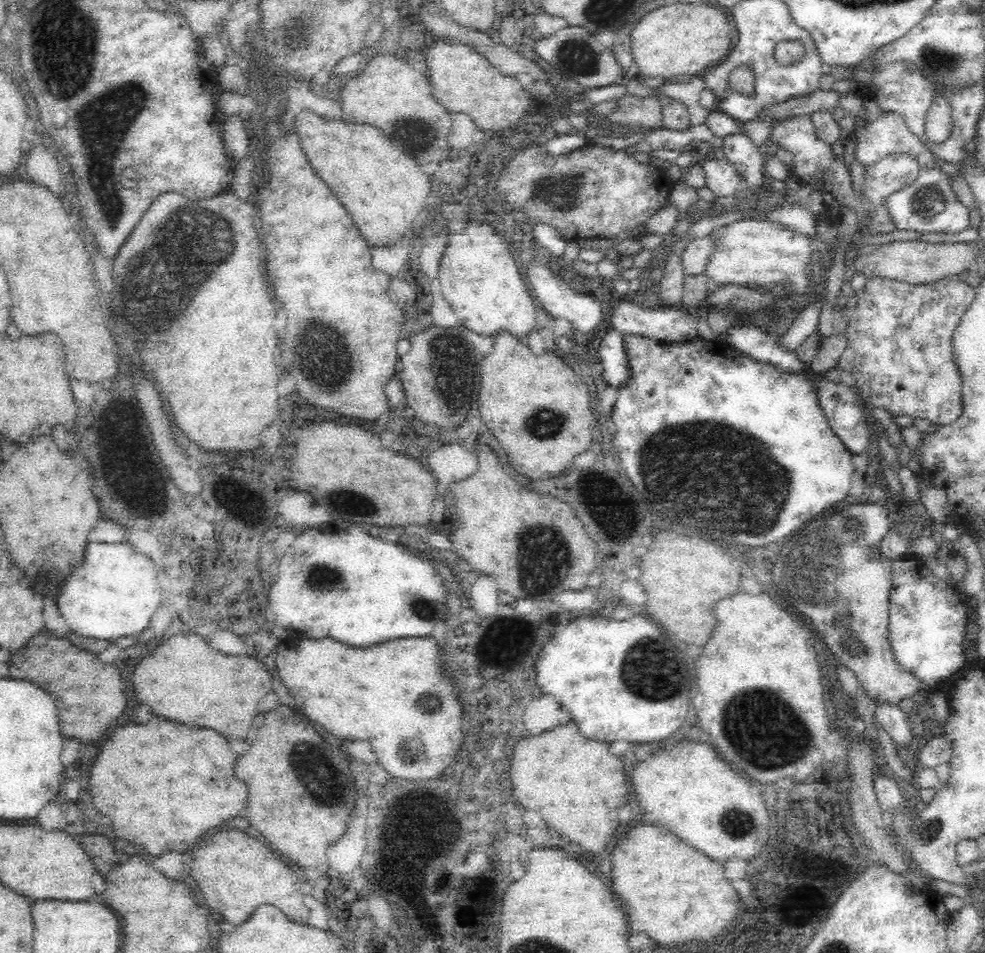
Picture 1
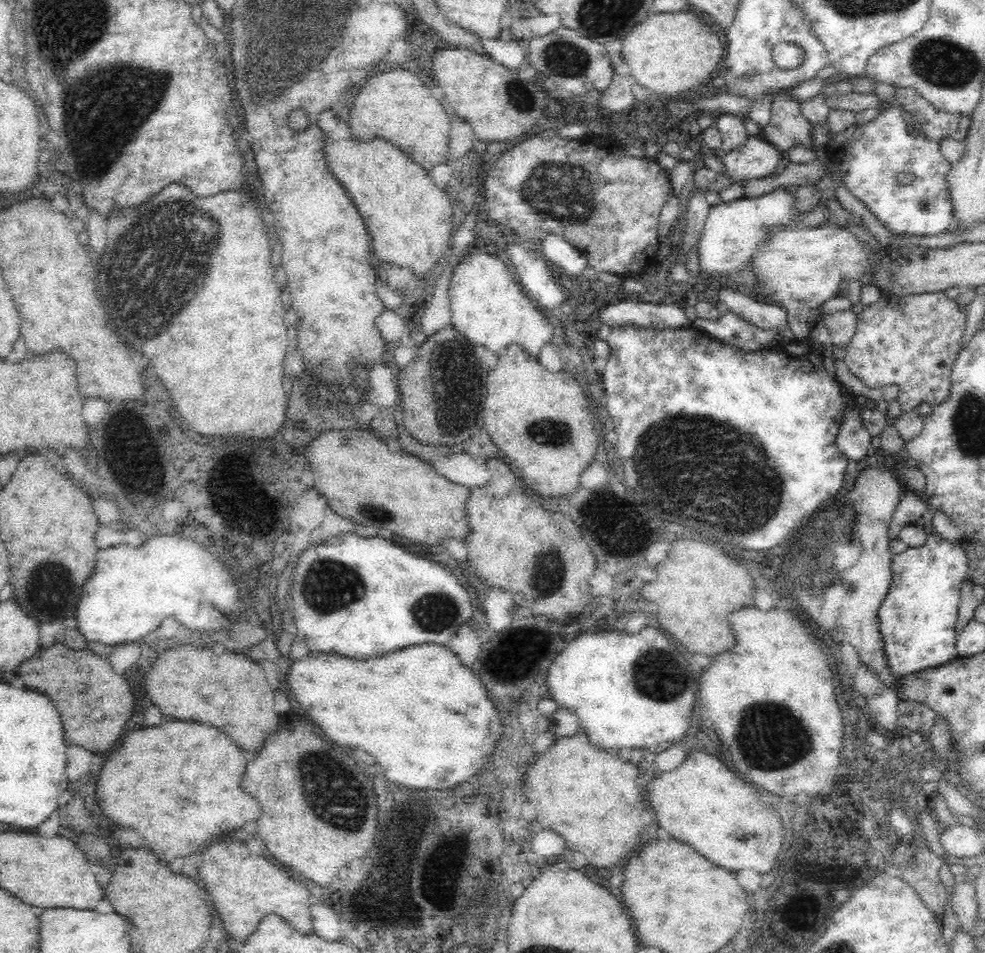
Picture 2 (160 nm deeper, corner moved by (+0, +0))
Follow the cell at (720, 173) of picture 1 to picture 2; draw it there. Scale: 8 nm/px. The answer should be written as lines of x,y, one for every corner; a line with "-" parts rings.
762,135
760,137
750,137
742,150
732,152
731,154
719,154
719,159
724,166
724,176
730,178
730,184
726,186
719,194
724,201
732,201
744,196
744,184
748,181
757,180
769,176
781,162
782,153
776,150
768,143

